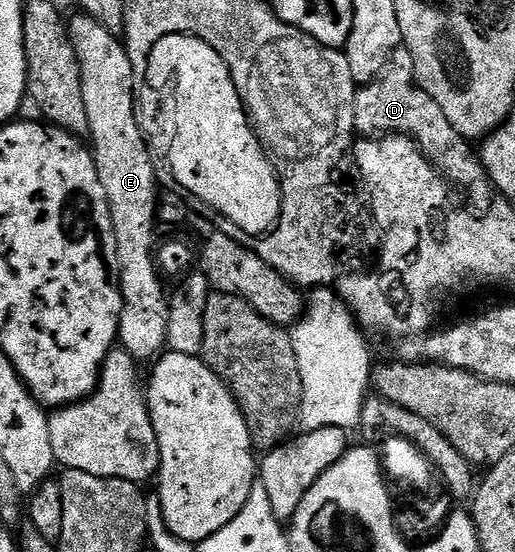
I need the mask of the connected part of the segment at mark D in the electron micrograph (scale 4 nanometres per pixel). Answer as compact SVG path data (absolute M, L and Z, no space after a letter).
M401 45L392 55L392 60L384 72L372 83L363 84L356 92L354 101L354 121L357 132L364 137L383 137L385 135L406 135L419 145L432 166L453 184L468 185L485 178L484 164L474 150L473 144L464 139L446 121L446 113L438 109L434 97L425 93L416 84L414 57Z

